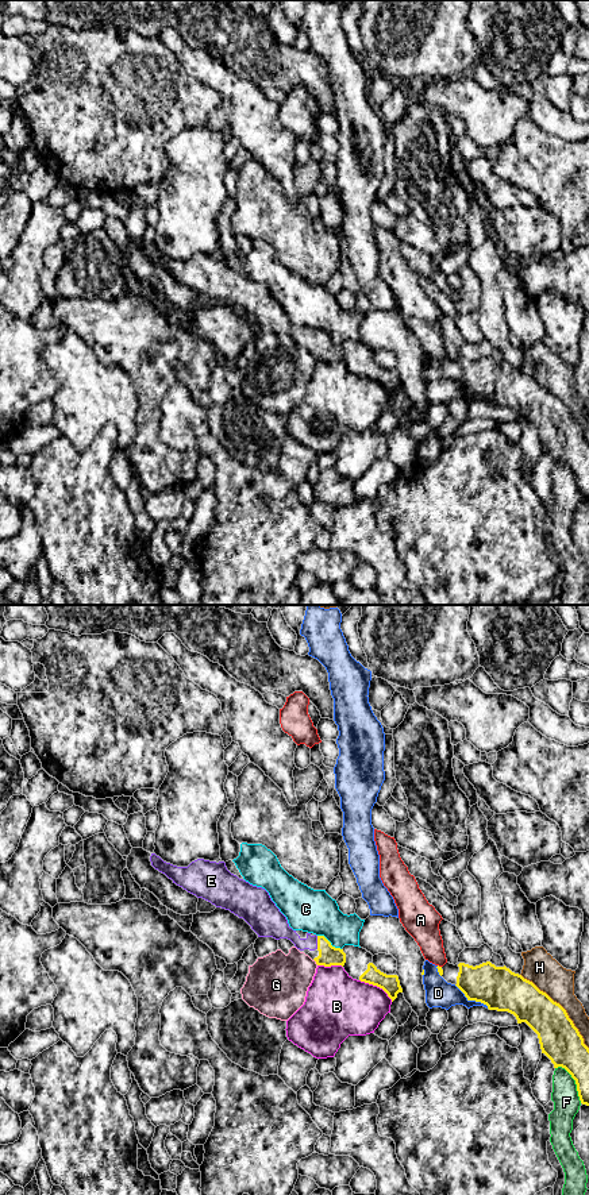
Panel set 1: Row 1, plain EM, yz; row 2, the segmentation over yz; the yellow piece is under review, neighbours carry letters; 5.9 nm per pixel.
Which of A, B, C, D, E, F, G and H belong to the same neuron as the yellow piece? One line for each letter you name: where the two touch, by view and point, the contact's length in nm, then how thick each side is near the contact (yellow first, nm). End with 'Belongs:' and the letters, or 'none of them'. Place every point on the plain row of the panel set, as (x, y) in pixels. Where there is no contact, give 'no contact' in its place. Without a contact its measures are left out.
E: contact yz (318, 338); length 80 nm; calibres 120 and 130 nm
Belongs: E

